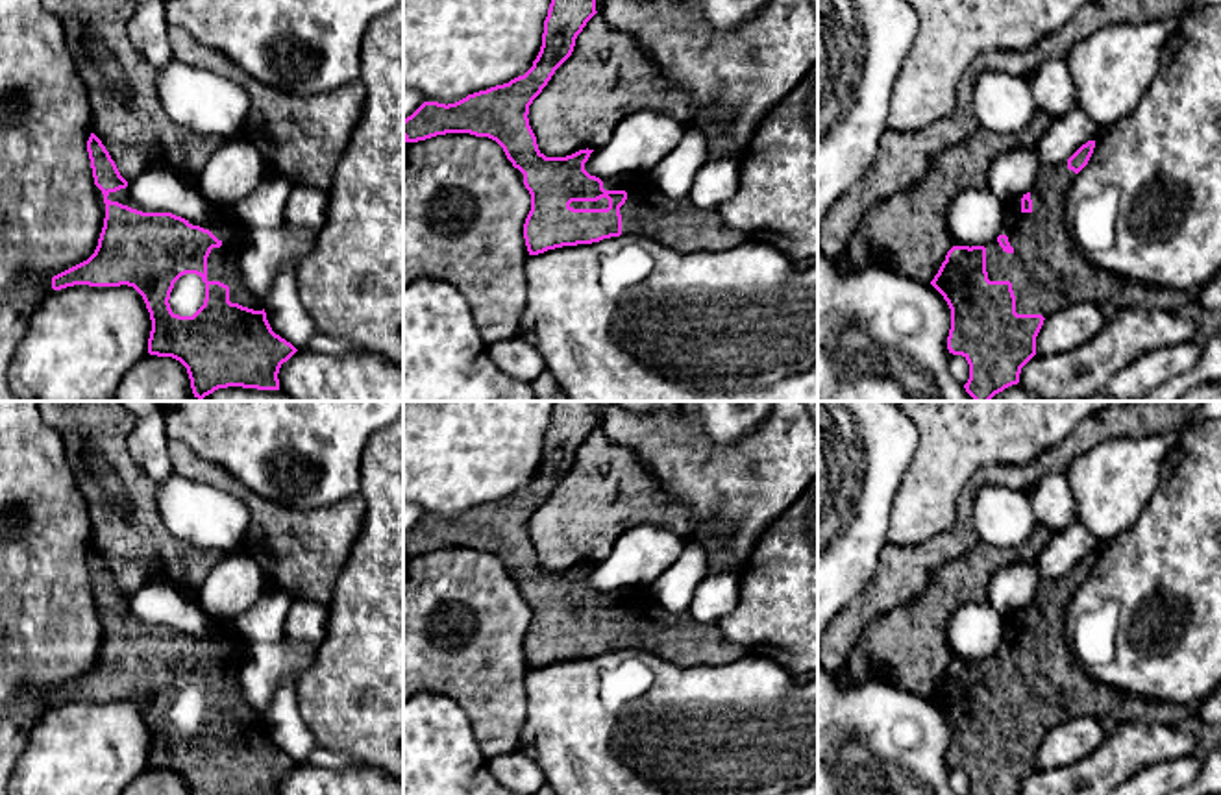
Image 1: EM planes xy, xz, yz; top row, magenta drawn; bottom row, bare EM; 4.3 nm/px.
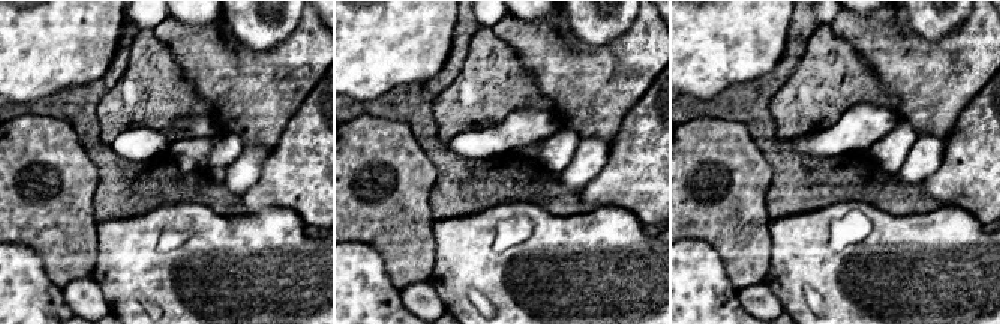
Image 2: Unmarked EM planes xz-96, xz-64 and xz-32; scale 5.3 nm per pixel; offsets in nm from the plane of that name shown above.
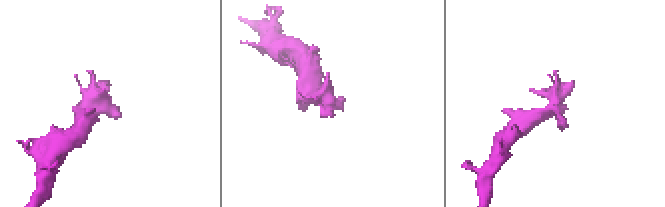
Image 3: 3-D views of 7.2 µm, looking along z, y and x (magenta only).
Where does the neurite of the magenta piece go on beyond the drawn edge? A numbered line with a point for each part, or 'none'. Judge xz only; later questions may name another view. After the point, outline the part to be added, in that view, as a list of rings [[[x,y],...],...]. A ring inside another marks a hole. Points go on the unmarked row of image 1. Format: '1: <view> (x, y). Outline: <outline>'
1: xz (602, 618). Outline: [[[601,612],[598,616],[572,616],[570,621],[574,621],[574,623],[607,623],[609,614]]]

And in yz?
1: yz (1048, 686). Outline: [[[1042,579],[1030,603],[1032,625],[1021,625],[1021,612],[1005,616],[999,649],[1006,649],[1012,667],[997,653],[986,662],[990,695],[1010,695],[1018,728],[1043,732],[1073,717],[1095,717],[1112,728],[1125,721],[1180,725],[1199,712],[1195,704],[1167,704],[1114,690],[1093,680],[1075,658],[1066,632],[1066,618],[1077,588],[1060,579]]]

